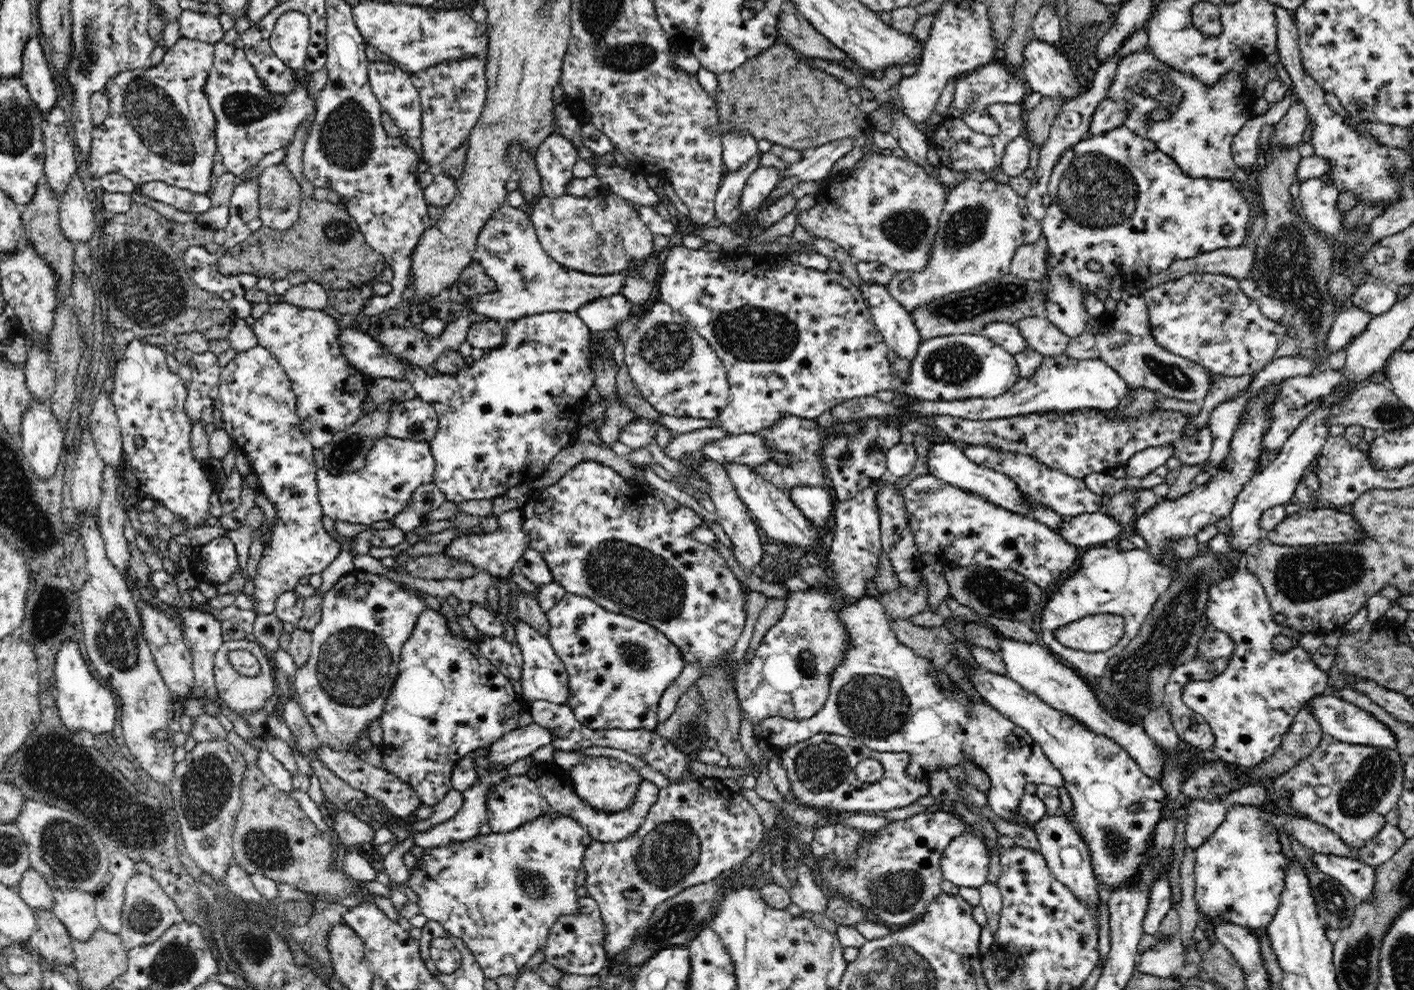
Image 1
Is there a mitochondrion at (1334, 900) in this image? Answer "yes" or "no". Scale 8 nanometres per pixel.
yes

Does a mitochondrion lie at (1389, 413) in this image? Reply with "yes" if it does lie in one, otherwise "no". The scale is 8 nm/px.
yes

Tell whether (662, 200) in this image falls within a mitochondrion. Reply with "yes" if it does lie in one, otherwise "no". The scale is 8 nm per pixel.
no

